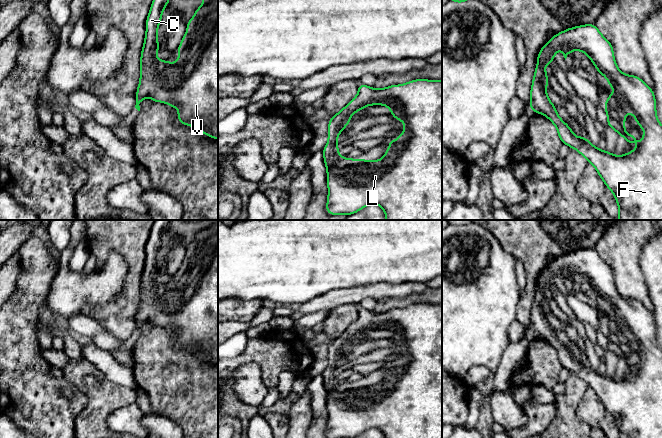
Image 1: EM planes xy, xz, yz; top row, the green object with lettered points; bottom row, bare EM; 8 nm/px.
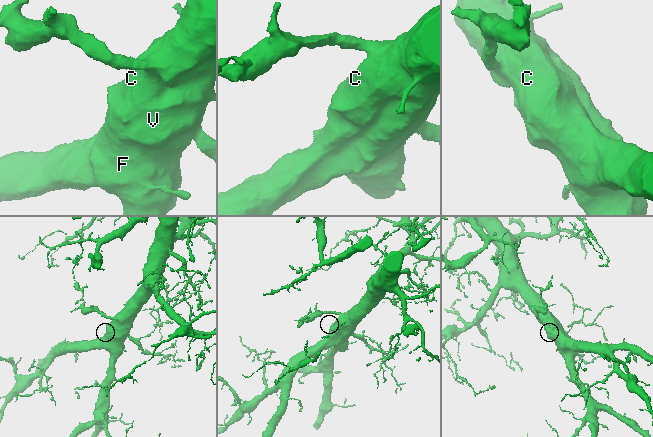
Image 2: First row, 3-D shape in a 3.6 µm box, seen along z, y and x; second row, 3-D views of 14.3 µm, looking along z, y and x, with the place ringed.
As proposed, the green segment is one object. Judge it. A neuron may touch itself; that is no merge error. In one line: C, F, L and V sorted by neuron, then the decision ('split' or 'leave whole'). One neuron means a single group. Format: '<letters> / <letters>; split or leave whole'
C F L V; leave whole

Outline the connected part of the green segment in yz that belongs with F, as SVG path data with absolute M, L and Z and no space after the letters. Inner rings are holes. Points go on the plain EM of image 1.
M595 248L566 253L554 259L541 272L537 280L529 332L534 337L545 339L556 350L561 366L574 372L587 383L588 387L595 391L600 402L615 420L619 438L662 438L662 349L657 343L653 313L646 309L641 302L635 299L626 299L619 294L611 267L599 256ZM557 271L562 274L565 284L573 274L584 276L591 283L598 297L608 302L606 307L612 310L615 316L610 318L605 325L604 335L608 340L607 350L622 360L625 367L636 367L636 360L625 356L625 338L633 337L638 350L644 353L643 363L635 374L621 380L615 380L605 374L602 375L593 370L589 363L582 360L576 361L570 350L558 340L557 332L546 317L546 311L549 308L545 295L545 289L551 288L554 284Z

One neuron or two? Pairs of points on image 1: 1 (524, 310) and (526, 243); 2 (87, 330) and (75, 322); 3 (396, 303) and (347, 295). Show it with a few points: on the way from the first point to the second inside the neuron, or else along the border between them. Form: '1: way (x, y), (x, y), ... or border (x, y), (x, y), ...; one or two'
1: way (529, 293), (531, 288), (531, 260); one
2: way (84, 327), (78, 324); one
3: border (400, 297), (382, 297), (377, 300); two

